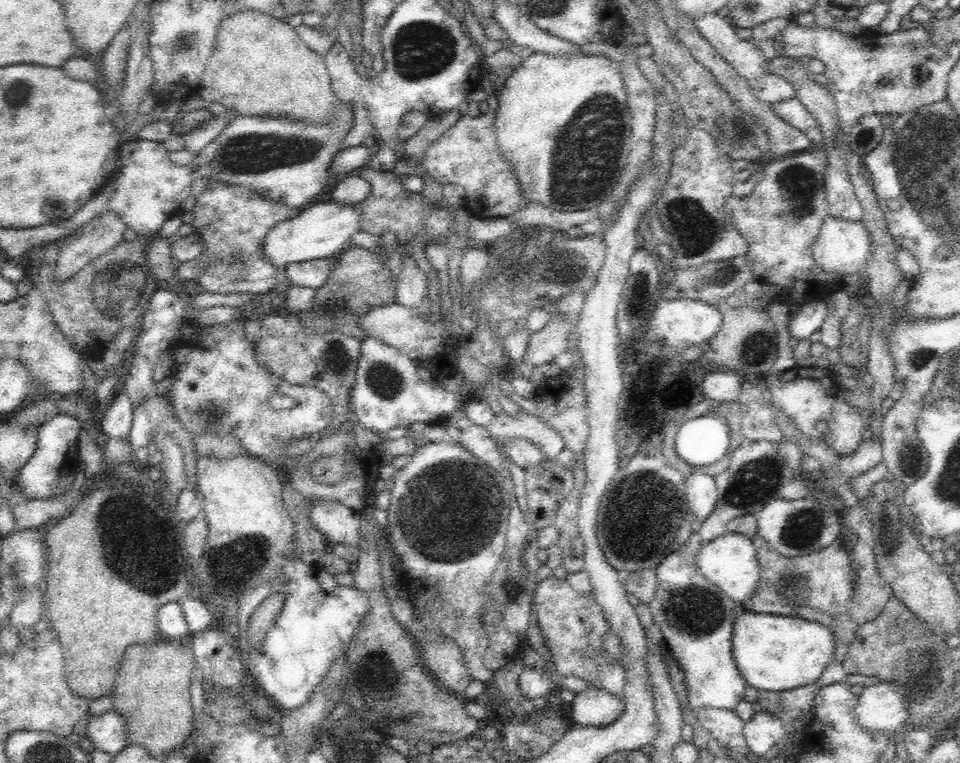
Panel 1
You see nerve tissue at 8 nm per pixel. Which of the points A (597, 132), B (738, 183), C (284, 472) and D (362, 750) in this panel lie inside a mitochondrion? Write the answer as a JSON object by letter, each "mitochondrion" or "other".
{"A":"mitochondrion","B":"other","C":"other","D":"mitochondrion"}

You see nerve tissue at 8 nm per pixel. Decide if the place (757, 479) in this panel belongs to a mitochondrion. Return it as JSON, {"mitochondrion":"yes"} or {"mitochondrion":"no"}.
{"mitochondrion":"yes"}

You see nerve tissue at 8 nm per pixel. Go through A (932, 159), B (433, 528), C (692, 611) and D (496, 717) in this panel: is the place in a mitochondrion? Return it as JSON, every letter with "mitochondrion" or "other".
{"A":"mitochondrion","B":"mitochondrion","C":"mitochondrion","D":"other"}

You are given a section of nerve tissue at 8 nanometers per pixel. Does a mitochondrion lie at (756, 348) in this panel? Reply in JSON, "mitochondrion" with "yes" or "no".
{"mitochondrion":"yes"}

